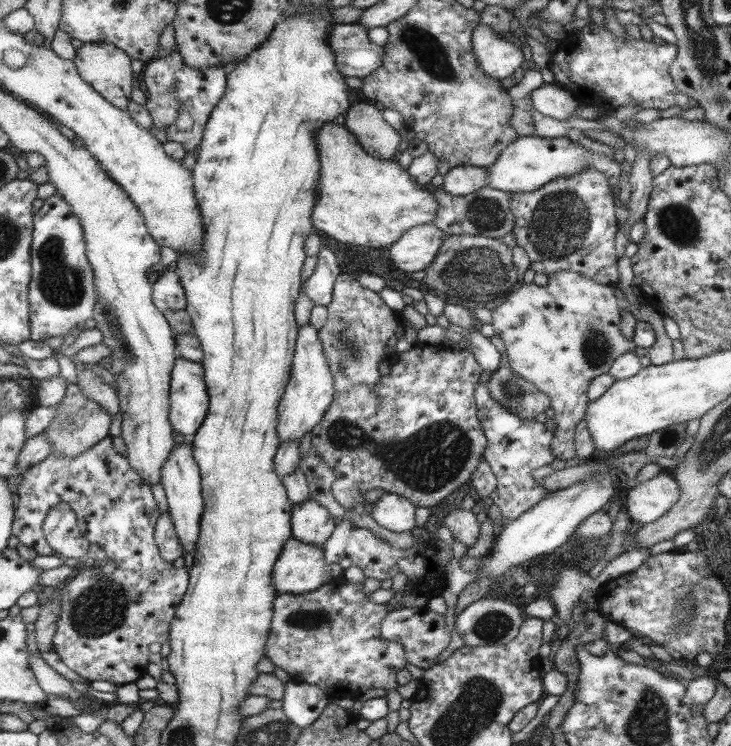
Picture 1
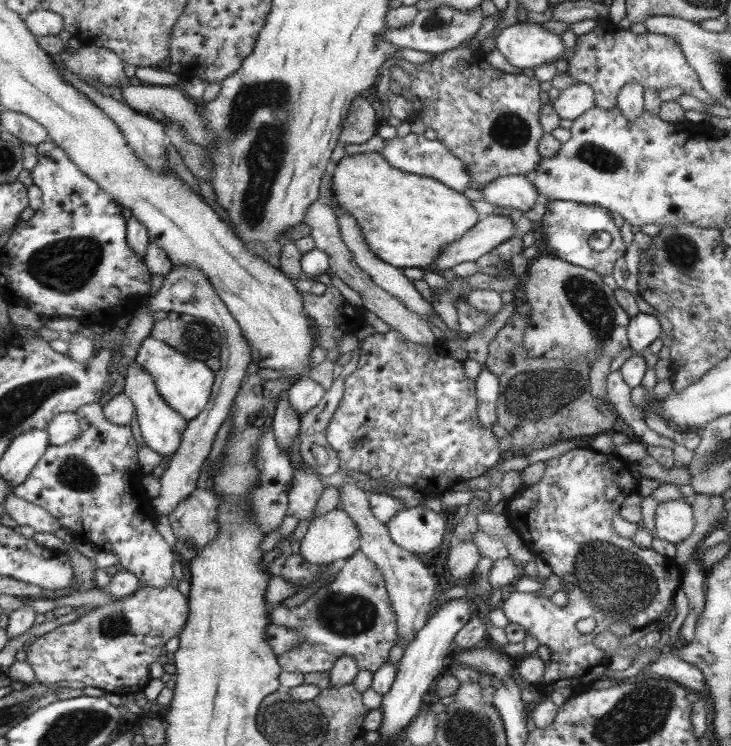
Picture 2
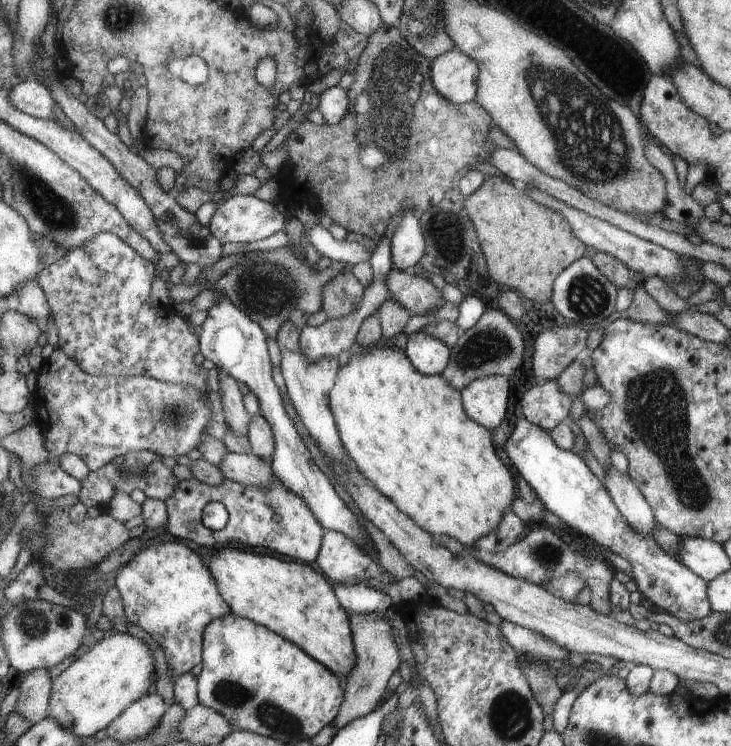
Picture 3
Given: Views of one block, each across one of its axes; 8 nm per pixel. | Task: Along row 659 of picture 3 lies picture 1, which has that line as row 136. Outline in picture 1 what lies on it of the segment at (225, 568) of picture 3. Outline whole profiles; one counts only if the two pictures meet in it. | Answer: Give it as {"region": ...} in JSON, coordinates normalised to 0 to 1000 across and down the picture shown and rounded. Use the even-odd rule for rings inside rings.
{"region":[[[447,164],[430,176],[430,193],[436,213],[436,244],[431,251],[434,265],[424,295],[435,311],[450,316],[458,324],[505,330],[505,332],[531,332],[540,326],[557,307],[588,300],[596,284],[592,260],[566,244],[538,214],[518,214],[495,201],[488,185],[471,168]]]}

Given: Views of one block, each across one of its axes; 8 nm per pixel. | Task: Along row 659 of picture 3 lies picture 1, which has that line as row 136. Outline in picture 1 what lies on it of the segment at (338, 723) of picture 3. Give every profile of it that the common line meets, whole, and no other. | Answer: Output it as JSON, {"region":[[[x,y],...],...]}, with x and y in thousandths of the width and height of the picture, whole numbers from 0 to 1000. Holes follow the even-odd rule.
{"region":[[[506,137],[486,139],[473,149],[471,169],[488,185],[495,201],[518,214],[535,214],[546,196],[546,180],[521,158]]]}

